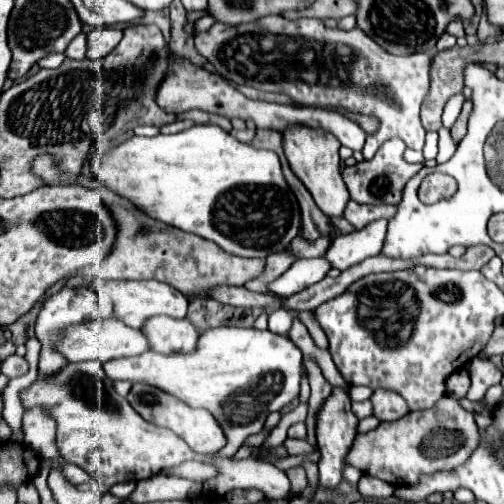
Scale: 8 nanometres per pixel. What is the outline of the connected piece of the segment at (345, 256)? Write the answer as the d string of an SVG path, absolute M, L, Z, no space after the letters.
M378 219L374 223L368 223L360 231L352 231L348 235L336 237L332 241L332 247L326 253L326 259L340 271L368 259L380 253L386 237L386 219Z

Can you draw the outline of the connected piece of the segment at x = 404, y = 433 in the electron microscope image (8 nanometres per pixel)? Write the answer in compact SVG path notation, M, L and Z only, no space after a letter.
M444 397L432 409L412 411L396 423L380 423L376 429L358 435L348 453L348 463L390 485L412 485L424 473L432 475L464 465L478 443L480 431L474 415L462 409L458 399Z

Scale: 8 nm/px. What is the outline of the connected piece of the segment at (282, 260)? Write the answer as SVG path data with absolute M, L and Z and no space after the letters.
M286 251L276 253L276 255L270 255L270 257L266 259L264 271L262 271L256 279L248 281L244 287L250 289L250 291L256 291L256 293L266 293L266 295L272 295L272 297L276 297L276 299L282 299L280 295L274 295L272 291L268 291L266 285L268 285L270 281L278 279L278 277L290 267L290 263L294 263L294 261L296 261L296 259L290 257L290 253L286 253Z

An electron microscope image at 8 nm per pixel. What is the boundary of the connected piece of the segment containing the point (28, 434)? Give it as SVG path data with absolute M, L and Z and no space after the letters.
M26 411L24 413L24 441L32 445L44 459L60 459L54 443L54 425L52 419L40 415L40 411Z

